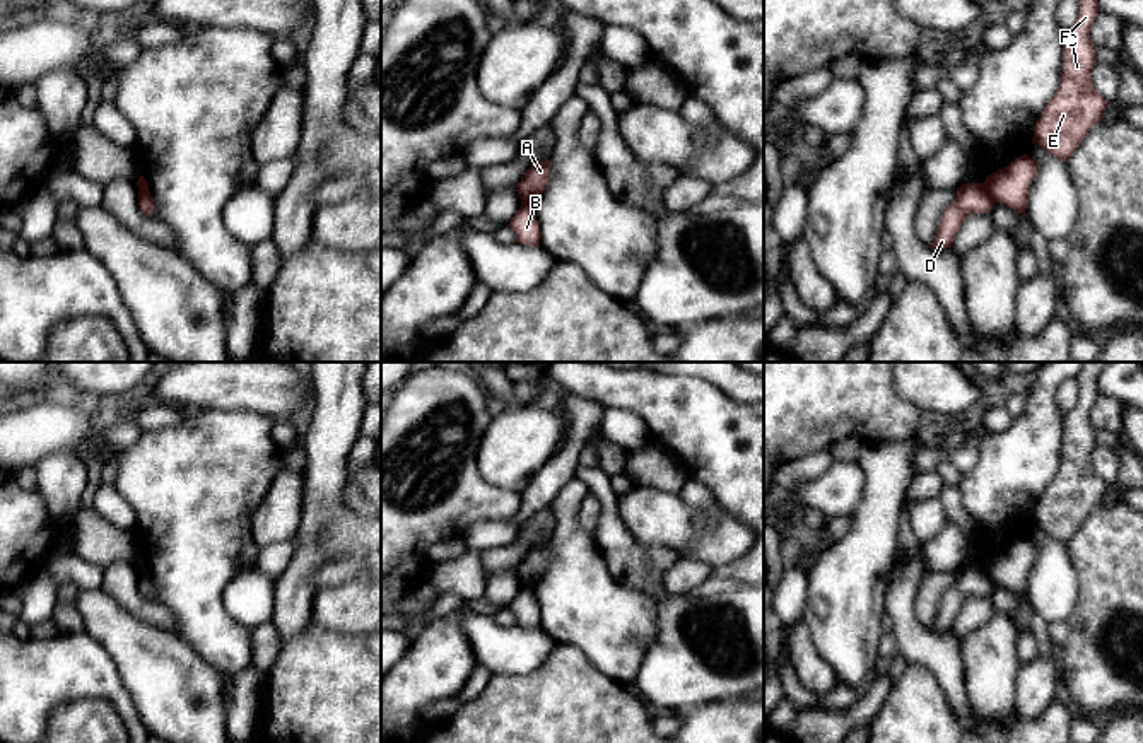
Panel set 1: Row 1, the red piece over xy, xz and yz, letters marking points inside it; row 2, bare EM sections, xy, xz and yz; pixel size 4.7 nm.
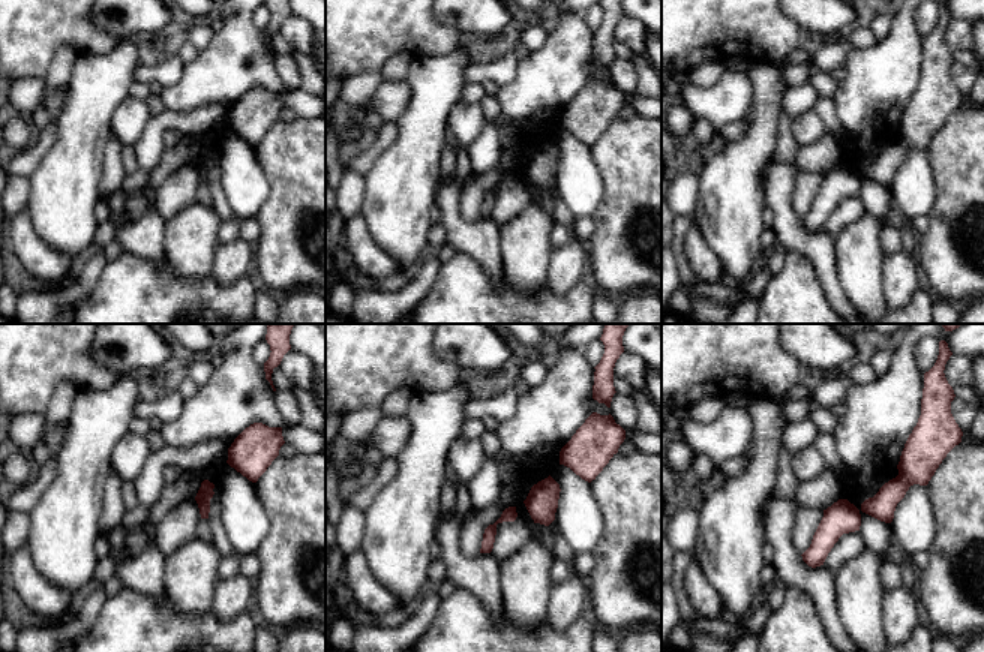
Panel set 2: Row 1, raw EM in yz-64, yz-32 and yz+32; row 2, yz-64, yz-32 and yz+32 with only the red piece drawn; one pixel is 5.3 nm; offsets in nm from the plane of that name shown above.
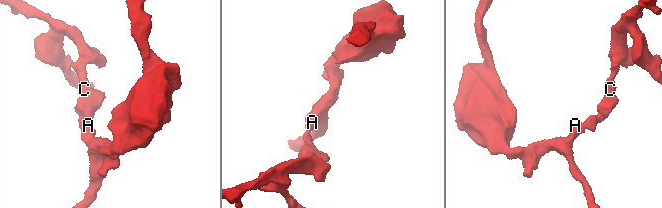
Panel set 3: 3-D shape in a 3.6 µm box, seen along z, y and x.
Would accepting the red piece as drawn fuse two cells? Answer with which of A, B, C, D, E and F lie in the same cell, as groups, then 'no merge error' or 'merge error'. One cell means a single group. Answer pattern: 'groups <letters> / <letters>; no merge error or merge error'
groups A D / B C E F; merge error

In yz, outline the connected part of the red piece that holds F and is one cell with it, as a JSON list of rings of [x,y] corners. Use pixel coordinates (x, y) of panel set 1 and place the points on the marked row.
[[[1097,0],[1078,2],[1076,22],[1064,36],[1059,87],[1035,121],[1032,138],[1032,143],[1063,162],[1071,157],[1109,106],[1092,82],[1097,56],[1090,29],[1099,15],[1099,5]]]

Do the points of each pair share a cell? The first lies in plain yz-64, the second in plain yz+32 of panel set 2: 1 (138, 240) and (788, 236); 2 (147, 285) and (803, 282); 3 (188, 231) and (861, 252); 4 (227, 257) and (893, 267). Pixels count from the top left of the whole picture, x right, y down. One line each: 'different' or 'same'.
1: same
2: same
3: same
4: same

